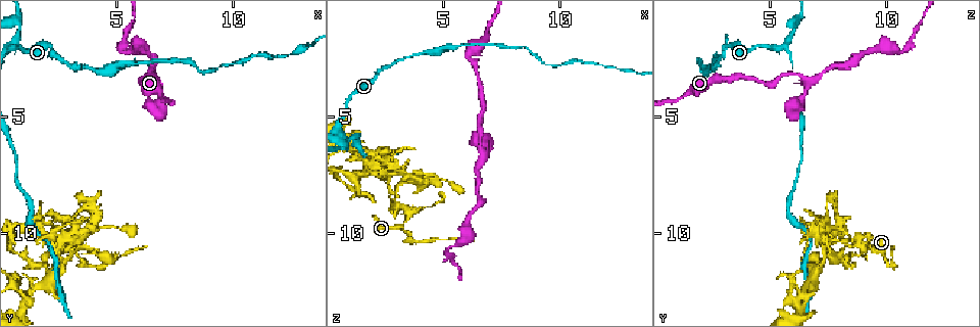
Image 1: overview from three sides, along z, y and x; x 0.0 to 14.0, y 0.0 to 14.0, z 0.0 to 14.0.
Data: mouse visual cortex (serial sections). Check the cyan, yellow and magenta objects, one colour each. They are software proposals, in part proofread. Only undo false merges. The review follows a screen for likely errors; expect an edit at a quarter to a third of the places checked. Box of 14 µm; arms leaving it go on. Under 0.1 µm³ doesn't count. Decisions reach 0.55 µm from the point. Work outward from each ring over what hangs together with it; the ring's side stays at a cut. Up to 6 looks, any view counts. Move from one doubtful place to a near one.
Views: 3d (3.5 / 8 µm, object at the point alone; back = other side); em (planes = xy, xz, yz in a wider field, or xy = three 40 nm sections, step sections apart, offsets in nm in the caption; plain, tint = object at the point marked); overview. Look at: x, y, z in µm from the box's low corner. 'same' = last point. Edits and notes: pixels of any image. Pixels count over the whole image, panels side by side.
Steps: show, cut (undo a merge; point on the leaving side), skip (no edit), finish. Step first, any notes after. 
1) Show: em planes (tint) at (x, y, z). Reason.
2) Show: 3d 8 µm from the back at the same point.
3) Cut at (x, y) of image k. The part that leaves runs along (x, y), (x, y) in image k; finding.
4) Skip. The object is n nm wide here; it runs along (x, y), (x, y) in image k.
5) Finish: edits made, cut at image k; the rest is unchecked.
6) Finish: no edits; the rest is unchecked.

Show: em xy step 3 (tint) at (3.4, 10.6, 9.5). Abrupt turn.

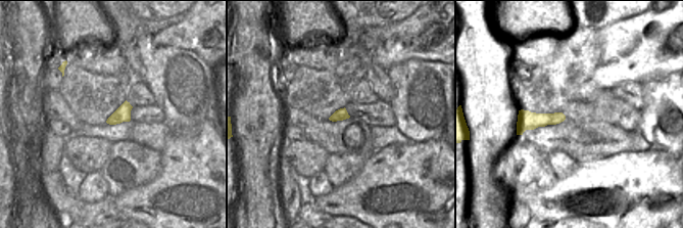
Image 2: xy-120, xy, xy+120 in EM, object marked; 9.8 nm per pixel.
Show: 3d 3.5 µm at the same point. See where the arms go.

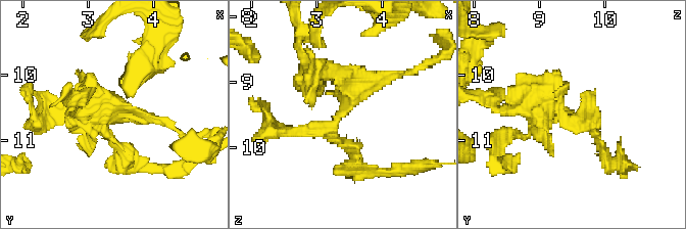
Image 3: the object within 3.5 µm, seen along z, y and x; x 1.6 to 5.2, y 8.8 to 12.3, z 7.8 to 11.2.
Skip. It runs along (589, 103), (564, 117), (524, 94) in image 3; all the same cell.

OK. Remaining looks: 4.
Show: 3d 3.5 µm at (6.8, 3.4, 6.6). Calibre changes.

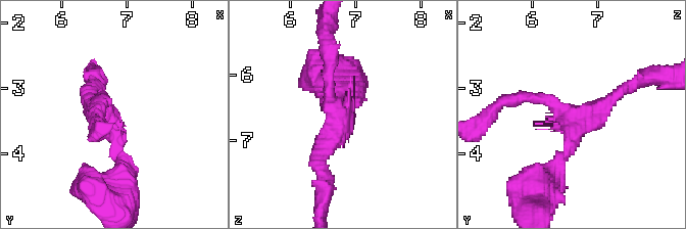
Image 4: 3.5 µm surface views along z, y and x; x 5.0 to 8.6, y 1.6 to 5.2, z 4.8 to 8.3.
Show: em xy step 2 (tint) at (6.70, 3.40, 6.65). Shape alone is not enough.

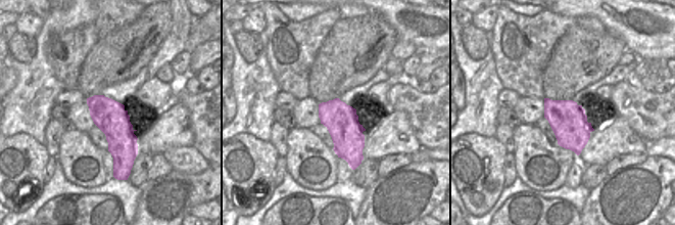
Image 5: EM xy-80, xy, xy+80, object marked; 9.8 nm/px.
Skip. It runs along (330, 57), (336, 134), (320, 168) in image 4; all the same cell.

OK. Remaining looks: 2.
Show: 3d 8 µm at (5.3, 2.3, 10.7). Abrupt turn.

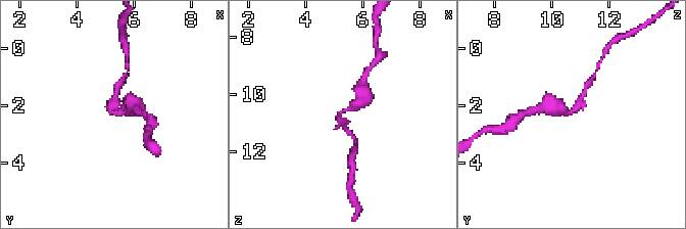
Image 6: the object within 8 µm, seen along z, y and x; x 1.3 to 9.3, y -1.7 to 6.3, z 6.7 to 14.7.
Show: em xy step 1 (tint) at (5.2, 2.3, 10.6). The arms are 200, 500 nm wide.

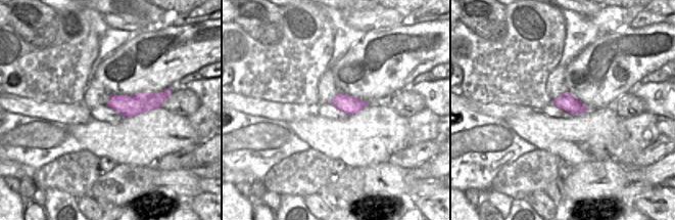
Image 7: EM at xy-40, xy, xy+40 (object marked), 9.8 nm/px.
Skip. It runs along (363, 97), (340, 113), (345, 128) in image 6; continuous, no second cell.

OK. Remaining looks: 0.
Finish: no edits; the rest is unchecked.

